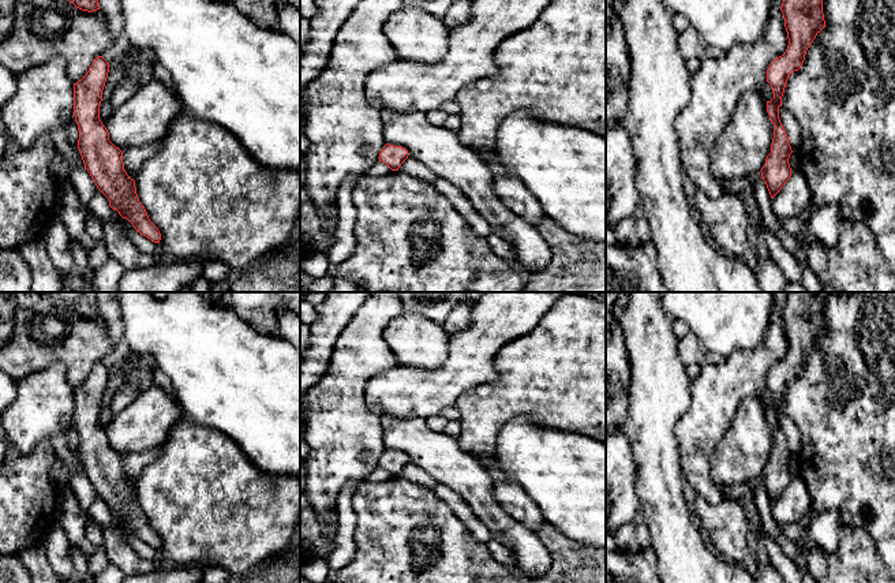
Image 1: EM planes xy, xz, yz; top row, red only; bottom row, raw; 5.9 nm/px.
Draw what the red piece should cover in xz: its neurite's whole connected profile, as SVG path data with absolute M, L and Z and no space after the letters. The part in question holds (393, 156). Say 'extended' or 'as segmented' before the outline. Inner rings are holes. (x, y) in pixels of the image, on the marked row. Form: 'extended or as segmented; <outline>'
as segmented; M386 143L379 153L379 161L386 164L392 171L398 171L401 164L408 158L409 153L402 146Z

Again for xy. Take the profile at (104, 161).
as segmented; M98 56L91 63L86 75L74 83L74 116L79 130L78 149L85 168L90 173L97 188L108 198L109 206L127 218L141 235L154 243L160 243L161 233L150 221L145 206L139 202L135 180L131 179L123 162L123 152L109 141L109 132L100 119L102 90L108 78L109 63Z

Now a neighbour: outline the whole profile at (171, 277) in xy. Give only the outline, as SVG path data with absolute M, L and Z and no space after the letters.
M192 257L151 265L143 269L126 270L116 292L179 292L184 285L201 277L207 261Z

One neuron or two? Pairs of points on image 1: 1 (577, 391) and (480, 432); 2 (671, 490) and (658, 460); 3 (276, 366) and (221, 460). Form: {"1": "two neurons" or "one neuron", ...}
{"1": "one neuron", "2": "one neuron", "3": "two neurons"}

